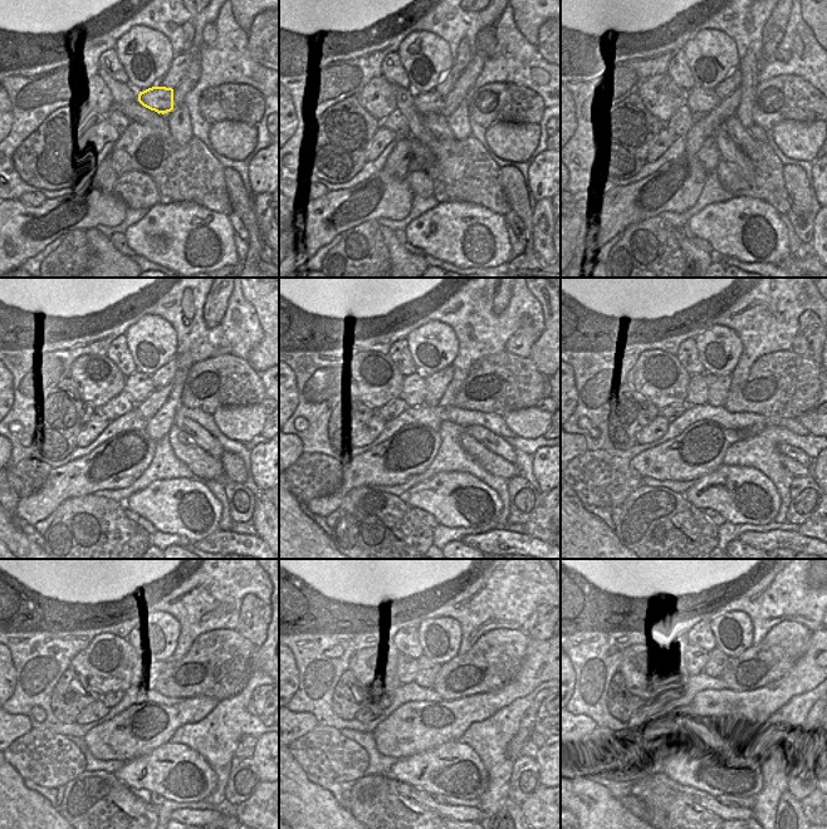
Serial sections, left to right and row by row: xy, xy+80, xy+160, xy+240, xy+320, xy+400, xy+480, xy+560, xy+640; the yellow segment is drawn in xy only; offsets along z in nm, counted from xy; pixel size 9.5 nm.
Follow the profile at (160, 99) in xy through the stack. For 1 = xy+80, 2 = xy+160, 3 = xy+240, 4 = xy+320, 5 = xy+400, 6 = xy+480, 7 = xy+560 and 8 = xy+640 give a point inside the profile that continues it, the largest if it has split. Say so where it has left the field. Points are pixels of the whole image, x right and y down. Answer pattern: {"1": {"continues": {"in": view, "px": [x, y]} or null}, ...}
{"1": {"continues": {"in": "xy+80", "px": [431, 102]}}, "2": {"continues": {"in": "xy+160", "px": [700, 101]}}, "3": {"continues": {"in": "xy+240", "px": [137, 386]}}, "4": {"continues": {"in": "xy+320", "px": [415, 392]}}, "5": {"continues": {"in": "xy+400", "px": [696, 393]}}, "6": {"continues": {"in": "xy+480", "px": [136, 667]}}, "7": {"continues": {"in": "xy+560", "px": [409, 667]}}, "8": {"continues": {"in": "xy+640", "px": [693, 663]}}}

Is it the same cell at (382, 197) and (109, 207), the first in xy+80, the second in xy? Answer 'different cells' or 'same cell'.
same cell

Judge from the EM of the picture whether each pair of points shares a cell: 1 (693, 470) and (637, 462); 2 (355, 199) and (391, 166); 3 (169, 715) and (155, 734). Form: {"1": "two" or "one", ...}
{"1": "one", "2": "two", "3": "one"}

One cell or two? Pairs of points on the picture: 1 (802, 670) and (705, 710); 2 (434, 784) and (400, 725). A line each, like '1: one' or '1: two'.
1: one
2: two

